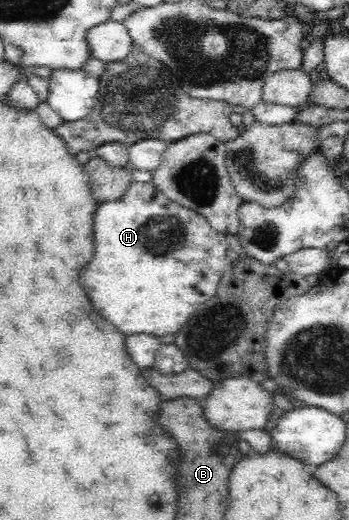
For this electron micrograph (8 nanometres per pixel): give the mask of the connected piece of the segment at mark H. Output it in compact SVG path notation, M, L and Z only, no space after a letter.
M135 182L129 186L125 194L120 199L114 199L108 202L103 202L98 205L94 213L93 220L93 238L95 238L95 256L89 262L89 266L83 270L81 276L81 284L85 288L85 292L89 294L89 300L93 302L95 310L107 320L111 322L119 332L123 334L150 334L155 337L165 336L165 334L173 334L175 330L179 330L183 324L189 322L189 318L193 316L193 312L197 310L204 302L213 298L217 293L221 278L225 274L225 267L229 264L225 252L229 248L226 235L213 230L209 222L203 215L199 215L193 210L189 210L180 206L177 202L172 202L159 191L152 182Z

